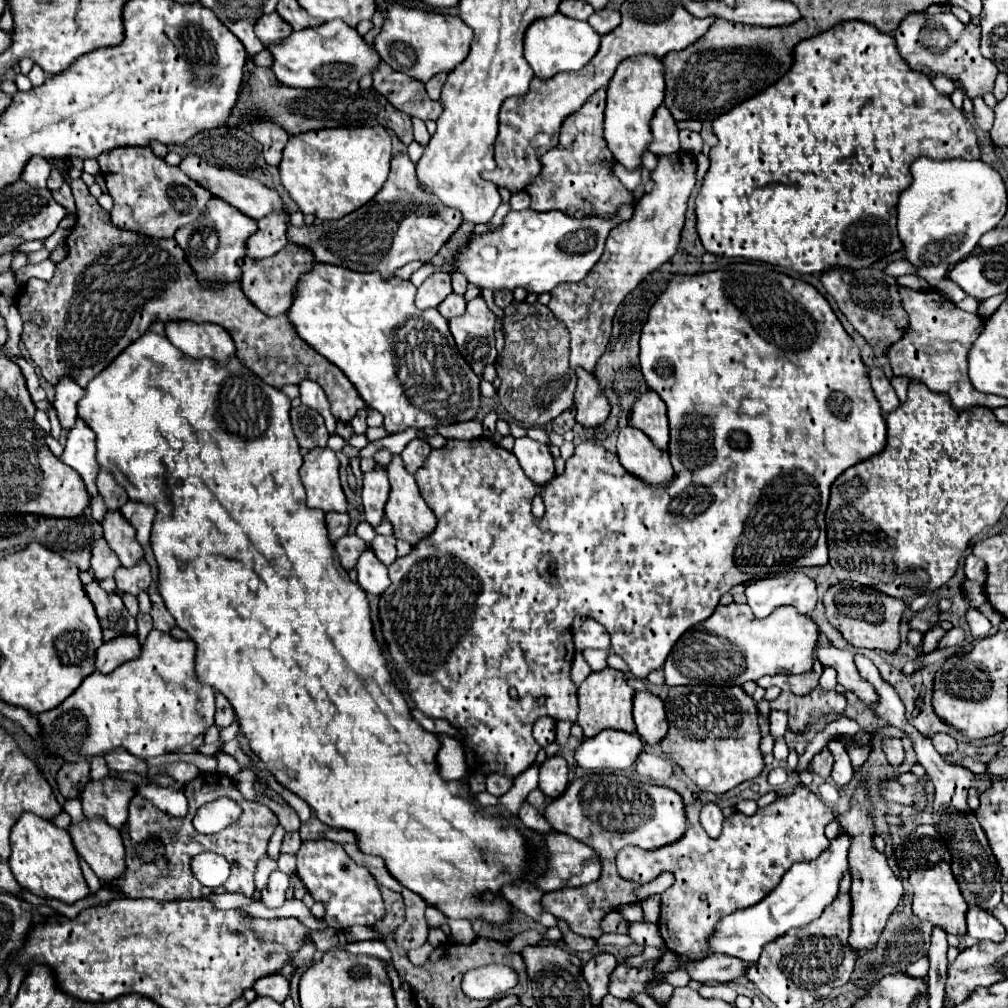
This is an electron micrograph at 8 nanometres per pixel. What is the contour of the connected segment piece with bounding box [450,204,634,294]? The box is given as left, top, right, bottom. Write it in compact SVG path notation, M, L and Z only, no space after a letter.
M632 204L620 206L614 220L584 218L574 220L562 212L536 212L536 210L510 210L500 228L486 234L472 234L454 254L452 272L464 274L468 284L480 290L516 290L524 288L532 294L550 292L562 282L578 282L598 262L604 252L608 232L632 216Z

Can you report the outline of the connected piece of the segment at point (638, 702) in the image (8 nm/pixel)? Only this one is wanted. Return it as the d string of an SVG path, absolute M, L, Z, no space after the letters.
M648 690L636 692L634 694L634 722L636 722L636 732L646 744L660 742L668 732L664 702Z

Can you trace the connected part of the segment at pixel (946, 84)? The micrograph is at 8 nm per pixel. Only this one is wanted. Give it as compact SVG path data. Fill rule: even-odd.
M940 74L936 75L932 79L932 83L938 92L942 92L942 94L948 97L950 97L952 92L955 90L953 82L949 78Z

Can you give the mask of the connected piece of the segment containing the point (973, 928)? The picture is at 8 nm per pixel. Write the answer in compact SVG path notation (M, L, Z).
M968 908L966 924L968 924L968 936L972 936L976 940L1000 942L1006 936L1006 930L1000 924L1000 920L992 912L988 912L988 910Z

